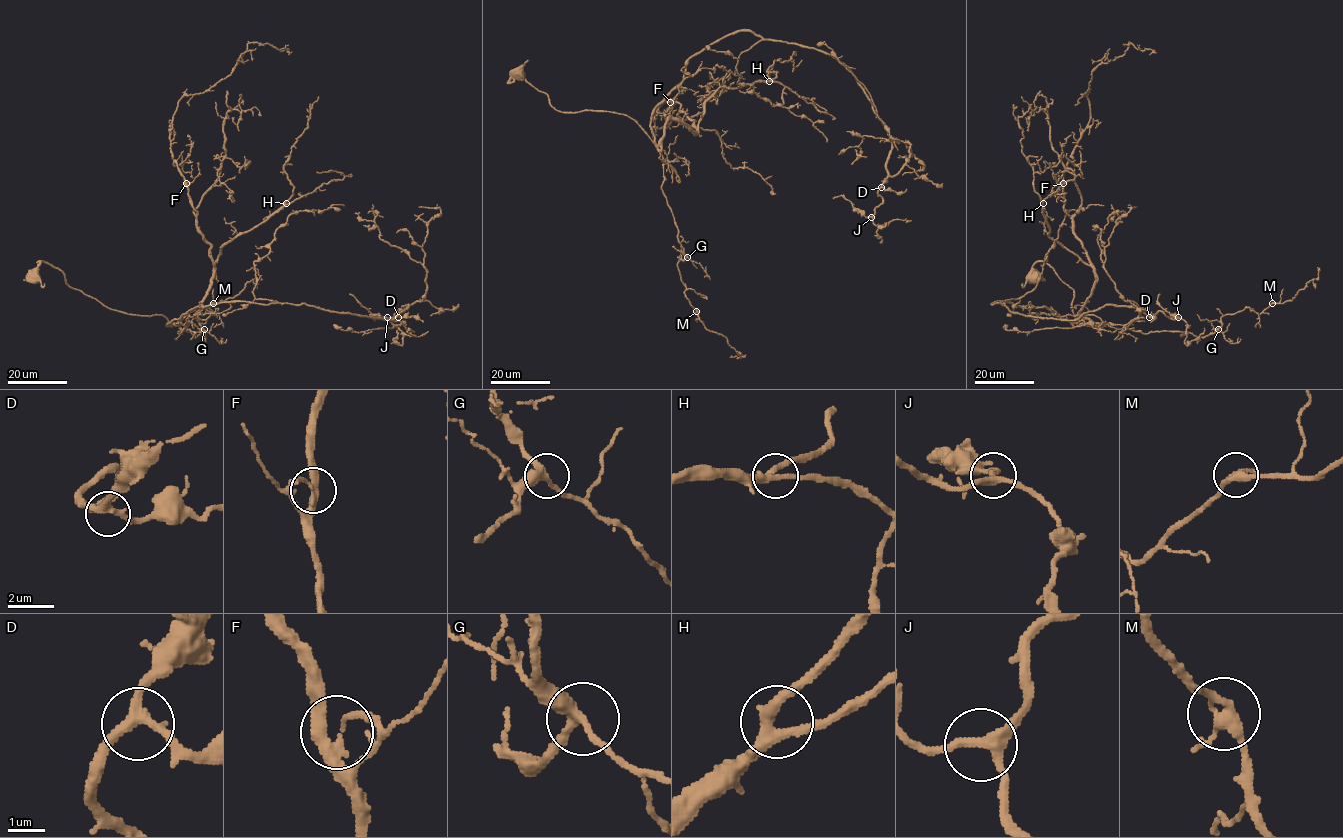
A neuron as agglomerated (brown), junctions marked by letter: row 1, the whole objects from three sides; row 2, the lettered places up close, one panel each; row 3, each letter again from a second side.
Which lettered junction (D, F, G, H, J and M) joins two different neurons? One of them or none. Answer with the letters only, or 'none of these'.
none of these

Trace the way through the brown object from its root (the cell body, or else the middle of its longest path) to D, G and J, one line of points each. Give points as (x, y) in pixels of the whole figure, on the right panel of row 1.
D: (1034, 277), (1045, 262), (1074, 290), (1073, 313), (1104, 324), (992, 304), (1064, 320), (1106, 305), (1149, 317)
G: (1034, 277), (1032, 266), (1045, 262), (1074, 290), (1073, 313), (1106, 324), (1198, 337), (1218, 329)
J: (1034, 277), (1045, 262), (1074, 290), (1073, 313), (1104, 324), (992, 304), (1064, 320), (1106, 305), (1178, 317)

